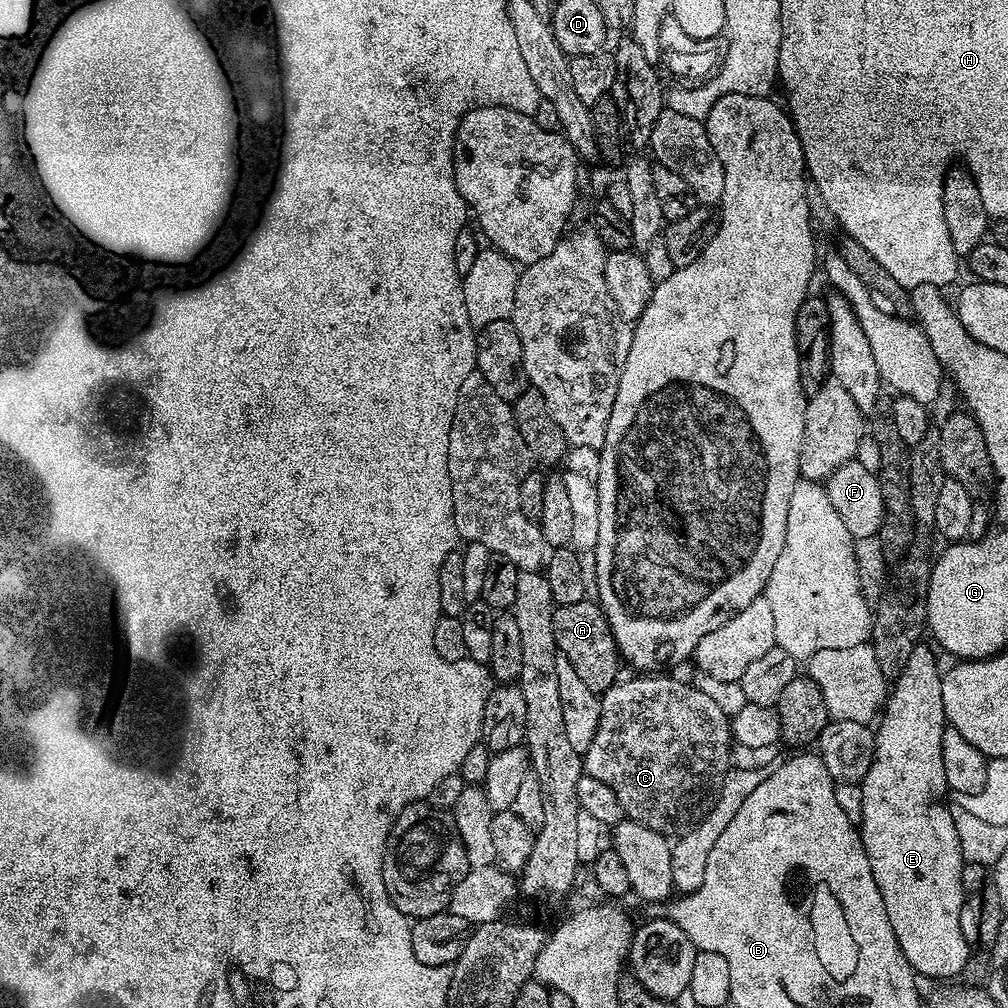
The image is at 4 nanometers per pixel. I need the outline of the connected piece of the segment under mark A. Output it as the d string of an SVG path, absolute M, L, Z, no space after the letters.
M585 598L582 602L556 604L552 609L552 621L559 655L564 656L570 666L574 666L582 683L598 694L603 694L610 685L617 683L621 675L622 657L616 648L604 609L599 603Z

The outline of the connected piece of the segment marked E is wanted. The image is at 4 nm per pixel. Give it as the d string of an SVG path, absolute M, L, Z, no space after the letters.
M917 644L914 654L910 654L906 666L900 672L899 681L891 685L886 697L878 720L880 729L877 727L874 732L872 764L864 779L859 782L864 817L858 827L866 858L870 858L874 882L878 882L878 890L884 899L886 918L890 918L894 938L898 938L898 946L906 962L910 962L917 977L929 976L936 980L932 982L948 982L959 977L970 955L960 925L964 905L962 870L965 861L951 817L950 804L946 799L949 786L942 762L942 734L946 727L940 681L942 668L936 665L936 656L926 644Z

